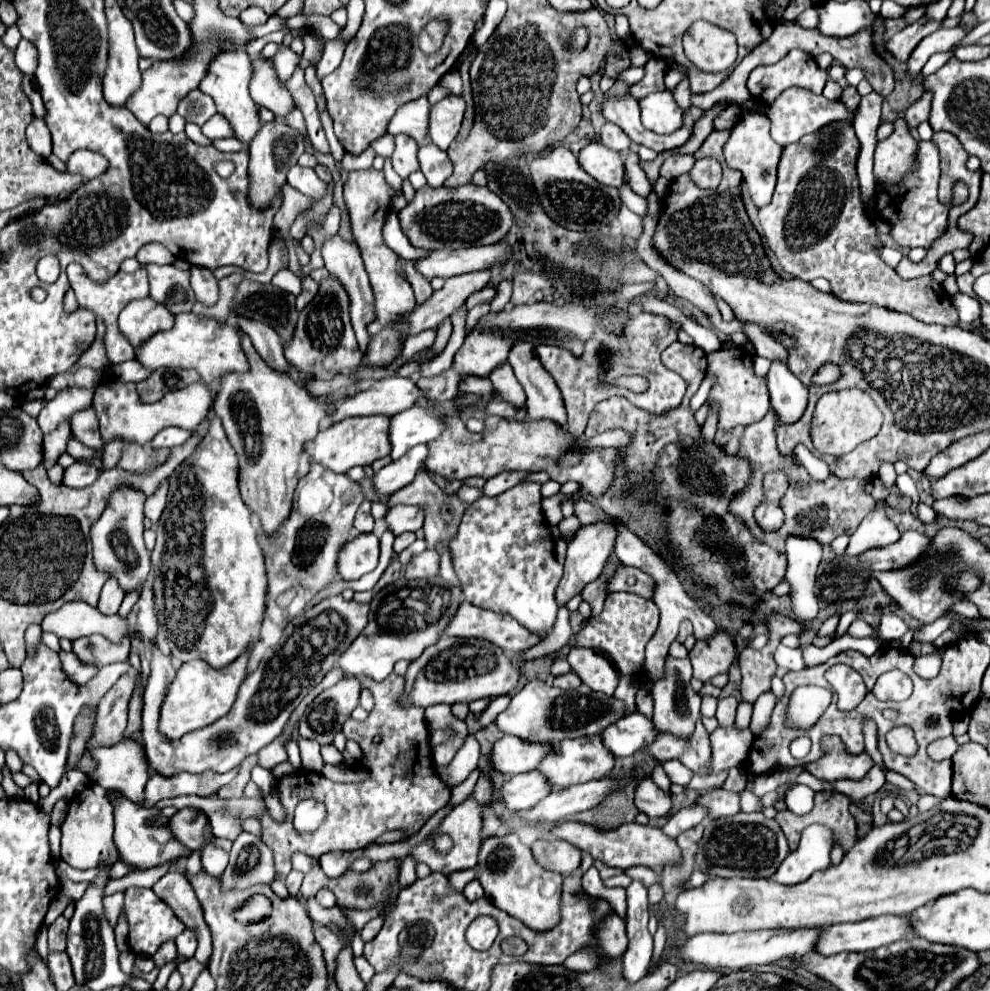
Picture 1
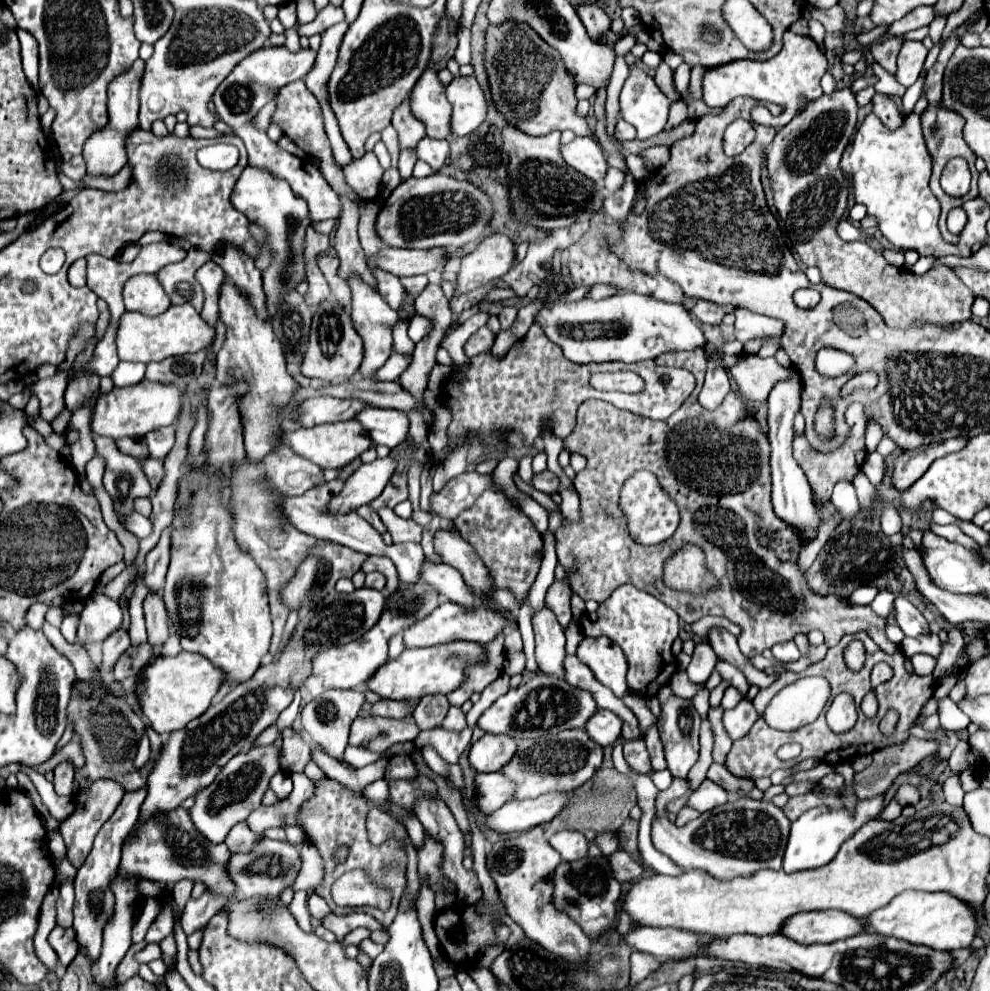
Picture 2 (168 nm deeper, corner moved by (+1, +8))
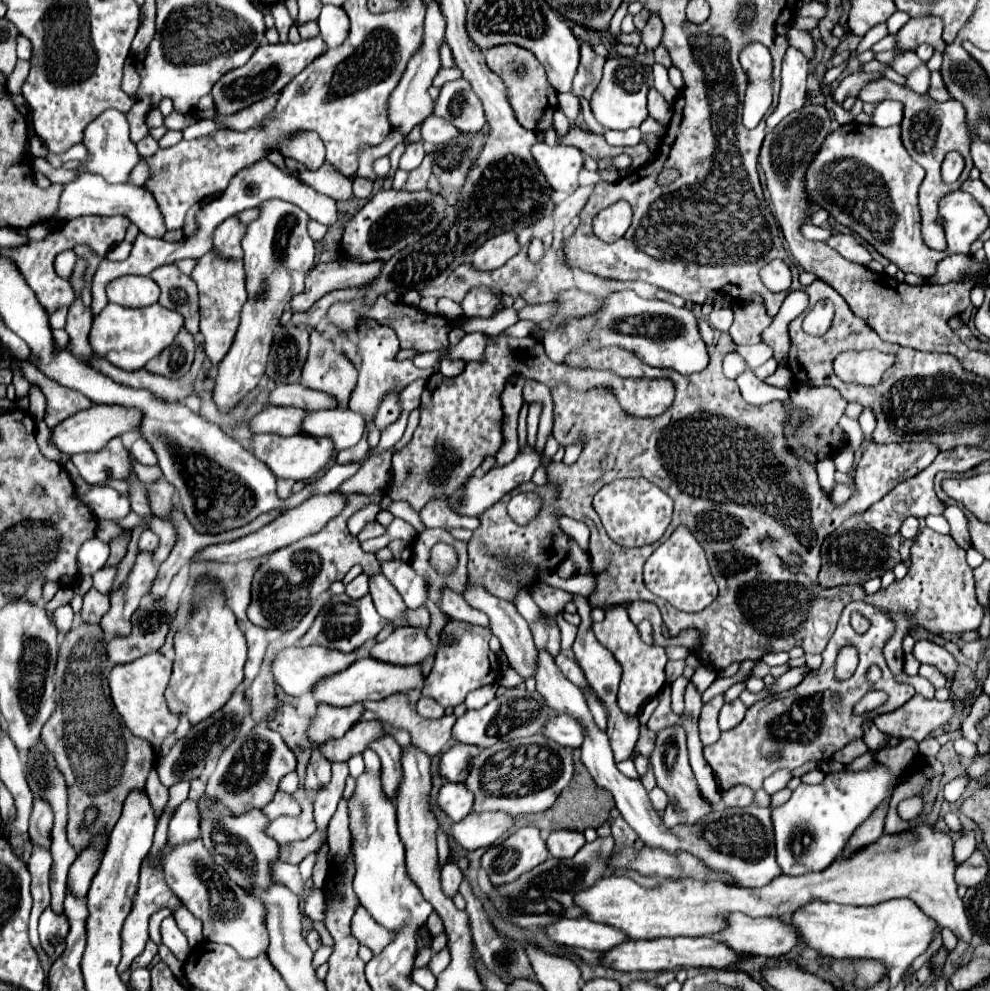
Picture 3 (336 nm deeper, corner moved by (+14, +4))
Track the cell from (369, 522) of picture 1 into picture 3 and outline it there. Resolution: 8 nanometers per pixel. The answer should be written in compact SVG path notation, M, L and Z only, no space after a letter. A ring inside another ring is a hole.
M372 521L372 523L368 523L368 525L360 531L358 539L360 539L360 541L366 541L366 539L372 539L372 537L380 537L380 535L384 535L384 533L386 533L386 529L384 529L380 523Z

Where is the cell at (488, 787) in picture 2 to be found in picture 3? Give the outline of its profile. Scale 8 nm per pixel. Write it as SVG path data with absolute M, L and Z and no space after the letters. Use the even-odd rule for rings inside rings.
M444 783L438 791L436 803L452 821L460 821L472 811L474 795L462 783Z

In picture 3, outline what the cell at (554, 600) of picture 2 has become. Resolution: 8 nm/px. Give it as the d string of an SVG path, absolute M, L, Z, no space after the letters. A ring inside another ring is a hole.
M548 619L542 623L532 623L530 629L534 635L534 643L540 651L548 651L552 657L556 657L560 653L560 631L558 631L558 625L554 623L554 619Z

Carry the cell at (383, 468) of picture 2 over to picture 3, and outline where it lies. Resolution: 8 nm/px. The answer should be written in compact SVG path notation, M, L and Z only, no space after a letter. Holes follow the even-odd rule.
M328 493L328 495L316 495L316 497L310 497L308 501L304 501L302 505L286 511L282 517L278 517L276 521L264 525L262 529L258 529L256 533L250 533L250 535L244 535L236 540L226 543L216 543L216 545L208 545L204 547L204 551L200 551L198 555L194 555L192 561L220 561L220 563L236 563L236 561L242 561L242 559L252 559L252 557L264 557L280 547L286 547L306 535L312 535L316 531L320 531L332 517L336 517L346 505L346 495L334 495L334 493Z

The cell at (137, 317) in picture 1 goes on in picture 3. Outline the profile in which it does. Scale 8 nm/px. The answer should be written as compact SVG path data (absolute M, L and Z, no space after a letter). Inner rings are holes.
M128 275L108 283L106 295L108 295L108 301L124 307L146 307L158 301L160 287L150 277Z

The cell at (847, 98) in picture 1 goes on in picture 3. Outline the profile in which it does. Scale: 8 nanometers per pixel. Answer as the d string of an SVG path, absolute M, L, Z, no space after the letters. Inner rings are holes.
M888 79L872 81L870 85L866 85L860 91L858 97L862 101L868 101L868 103L894 99L894 101L900 101L904 105L904 117L902 117L902 123L900 123L900 127L902 127L902 143L904 143L908 155L916 163L920 163L924 167L924 171L926 171L926 177L924 177L924 181L920 185L920 193L918 193L918 207L920 207L920 215L922 215L922 239L930 249L944 251L944 247L946 247L944 229L936 223L936 219L938 219L938 201L946 193L956 191L968 179L968 173L974 167L972 157L970 157L970 135L968 135L968 129L966 129L966 123L964 123L964 107L962 107L962 103L954 101L954 99L946 101L946 103L938 103L930 95L918 95L912 89L896 85L894 81L888 81ZM950 151L958 151L966 159L966 169L964 169L962 177L952 185L944 183L942 177L940 177L940 165L942 165L946 153L950 153Z

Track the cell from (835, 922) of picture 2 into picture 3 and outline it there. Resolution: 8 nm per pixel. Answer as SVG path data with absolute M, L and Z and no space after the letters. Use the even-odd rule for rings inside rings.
M728 913L724 915L726 929L716 935L720 943L724 943L728 949L736 951L738 955L760 955L760 957L780 957L786 955L792 947L800 943L794 929L776 917L748 917L744 913Z

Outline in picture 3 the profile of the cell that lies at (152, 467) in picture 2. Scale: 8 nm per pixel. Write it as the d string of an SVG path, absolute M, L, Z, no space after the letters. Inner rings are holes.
M163 477L158 480L158 483L150 485L148 499L150 499L152 511L154 511L156 517L160 517L160 519L169 519L170 513L174 507L174 491L174 486L168 483Z

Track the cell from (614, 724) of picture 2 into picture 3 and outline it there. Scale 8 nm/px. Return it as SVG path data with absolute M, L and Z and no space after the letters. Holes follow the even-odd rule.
M556 715L556 717L552 717L544 725L542 735L546 739L552 739L552 741L560 743L562 747L572 747L572 749L580 747L580 743L584 741L584 729L570 715Z

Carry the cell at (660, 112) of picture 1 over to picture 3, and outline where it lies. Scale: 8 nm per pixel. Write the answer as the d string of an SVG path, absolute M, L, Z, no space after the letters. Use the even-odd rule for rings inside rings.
M608 57L604 63L604 75L600 85L590 97L590 107L600 125L606 129L630 129L640 127L640 123L648 117L646 109L646 93L648 93L648 71L636 59L630 57Z

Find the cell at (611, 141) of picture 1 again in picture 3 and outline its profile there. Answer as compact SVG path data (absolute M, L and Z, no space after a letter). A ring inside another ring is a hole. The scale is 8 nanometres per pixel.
M628 129L628 131L606 131L606 141L610 145L638 145L642 139L640 129Z

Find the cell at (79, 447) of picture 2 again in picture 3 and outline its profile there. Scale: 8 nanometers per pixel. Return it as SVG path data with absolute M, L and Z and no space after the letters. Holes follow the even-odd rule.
M20 361L20 365L22 365L24 375L28 377L28 381L36 381L40 385L42 393L46 395L46 415L44 415L44 421L46 421L46 425L50 429L56 427L60 421L64 421L66 417L70 417L70 415L74 415L74 413L78 413L82 409L92 407L92 401L88 397L80 395L78 391L60 387L58 383L50 381L32 363Z

